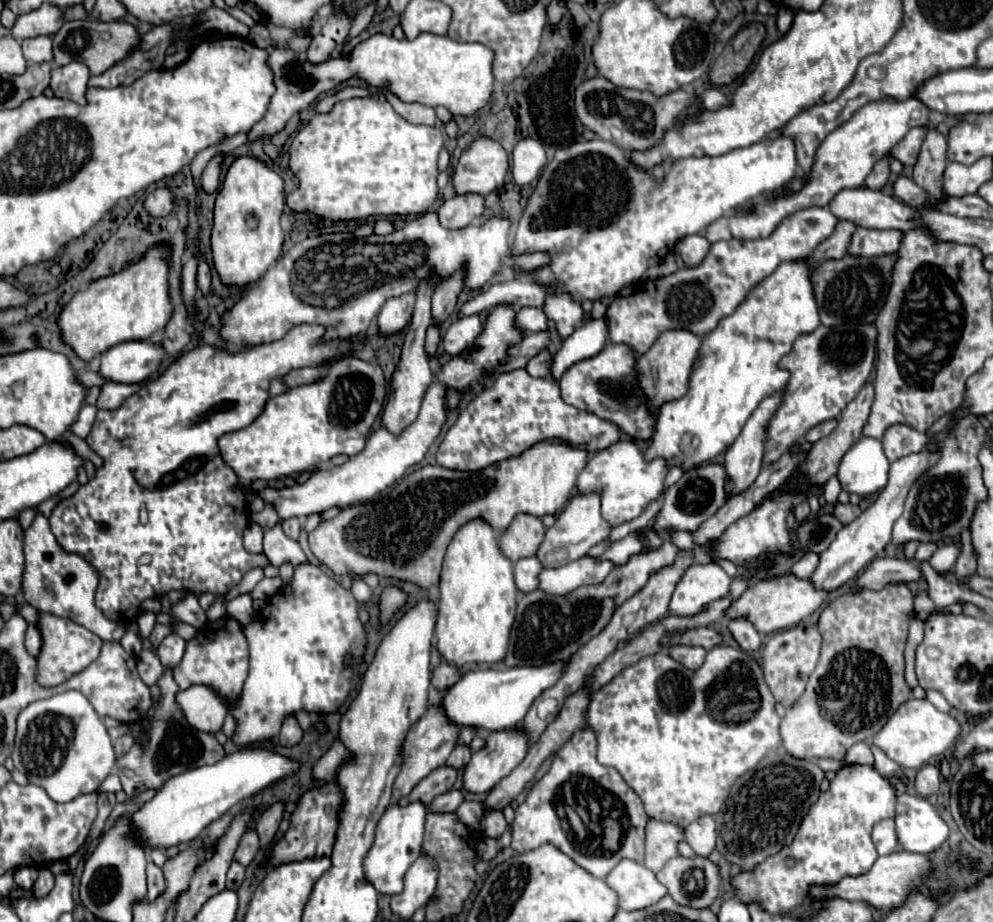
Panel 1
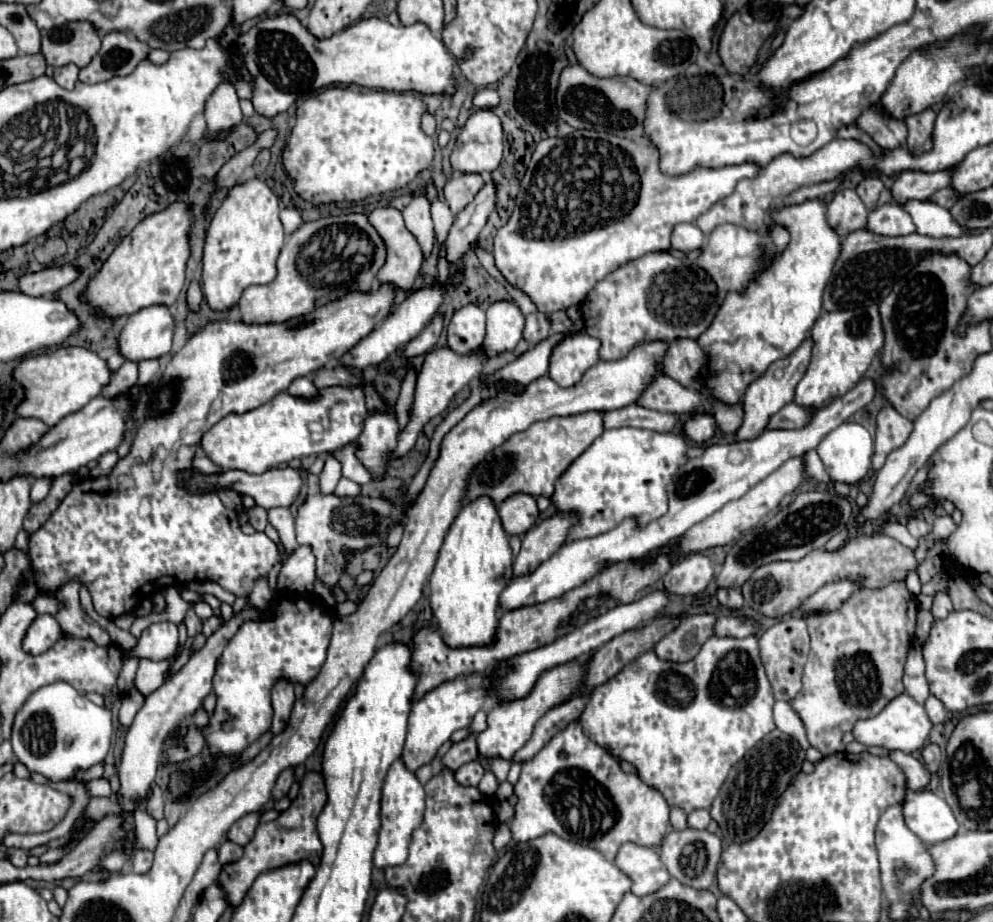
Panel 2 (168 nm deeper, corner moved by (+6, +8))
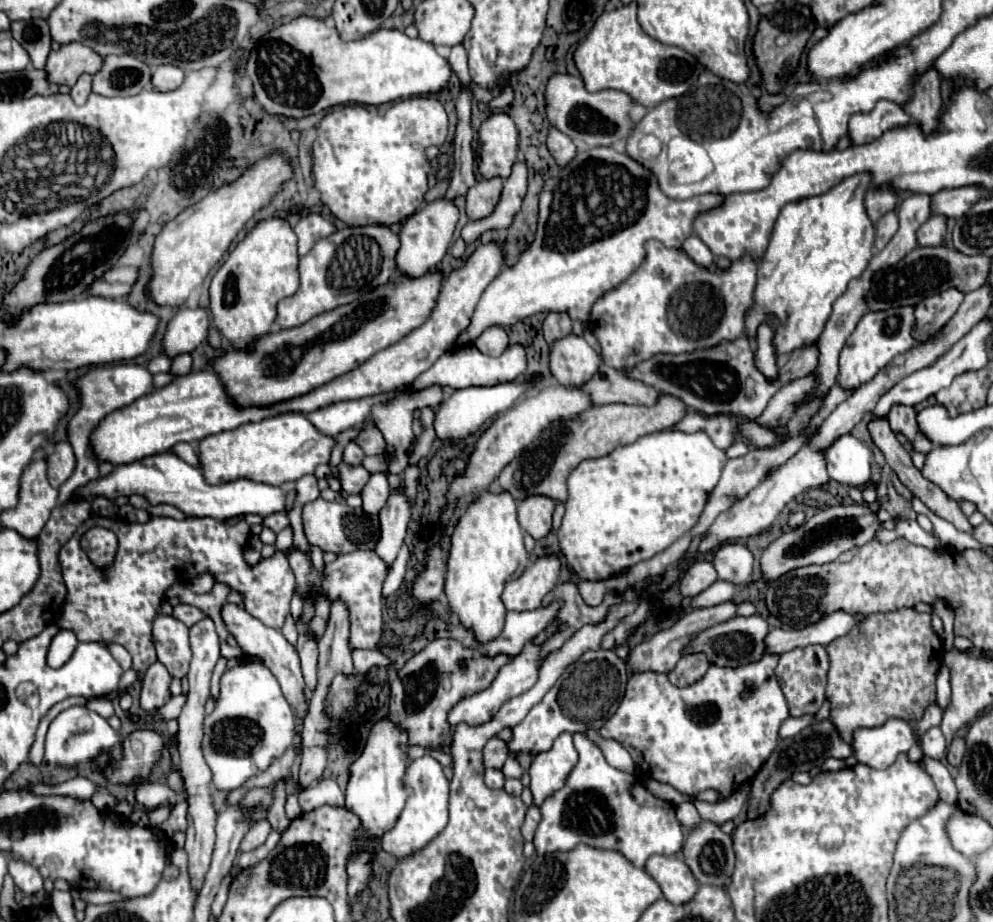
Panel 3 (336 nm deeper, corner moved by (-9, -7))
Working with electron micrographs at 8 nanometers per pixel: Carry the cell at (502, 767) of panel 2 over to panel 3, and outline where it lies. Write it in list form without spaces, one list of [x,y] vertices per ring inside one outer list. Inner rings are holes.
[[[510,755],[510,757],[506,759],[506,763],[504,763],[502,771],[504,771],[504,775],[506,775],[506,777],[516,777],[516,779],[520,779],[524,769],[522,769],[522,767],[520,767],[520,763],[516,761],[516,757],[514,757],[514,755]]]

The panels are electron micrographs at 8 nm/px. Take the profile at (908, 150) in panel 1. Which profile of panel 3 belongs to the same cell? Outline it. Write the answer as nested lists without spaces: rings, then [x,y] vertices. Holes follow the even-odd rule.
[[[878,101],[876,107],[868,113],[852,115],[848,125],[848,137],[852,145],[864,145],[878,139],[884,131],[910,123],[910,115],[892,101]]]

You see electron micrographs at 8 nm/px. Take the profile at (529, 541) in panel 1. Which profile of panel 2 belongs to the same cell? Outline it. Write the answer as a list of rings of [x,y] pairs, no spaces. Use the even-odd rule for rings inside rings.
[[[513,494],[497,506],[497,512],[509,536],[523,536],[539,518],[535,498],[527,494]]]

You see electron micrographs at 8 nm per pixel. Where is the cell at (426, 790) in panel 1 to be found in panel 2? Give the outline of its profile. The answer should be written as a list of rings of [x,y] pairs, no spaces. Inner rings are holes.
[[[469,736],[467,740],[453,744],[443,756],[441,756],[441,766],[449,768],[449,770],[457,770],[463,764],[471,762],[477,758],[477,744],[475,744],[475,736]]]

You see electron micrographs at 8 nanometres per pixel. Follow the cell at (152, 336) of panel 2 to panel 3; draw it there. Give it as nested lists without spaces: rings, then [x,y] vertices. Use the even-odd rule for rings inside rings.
[[[180,307],[164,335],[164,353],[176,357],[180,353],[194,351],[206,339],[208,329],[210,317],[204,307]]]

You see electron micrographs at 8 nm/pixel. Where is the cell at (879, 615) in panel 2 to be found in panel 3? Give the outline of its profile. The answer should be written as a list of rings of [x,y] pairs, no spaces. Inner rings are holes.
[[[904,607],[890,613],[874,613],[868,615],[864,623],[856,623],[856,627],[844,635],[834,639],[828,645],[830,655],[830,671],[828,671],[828,687],[826,695],[832,701],[832,721],[842,735],[844,741],[852,741],[852,733],[860,727],[878,727],[888,719],[904,719],[918,721],[924,711],[936,703],[936,673],[940,669],[940,659],[944,657],[942,641],[934,633],[930,625],[930,613],[916,613],[912,607]]]

